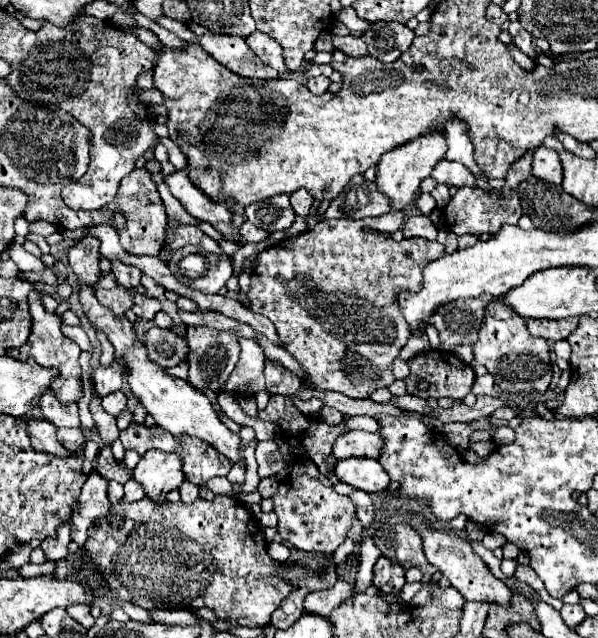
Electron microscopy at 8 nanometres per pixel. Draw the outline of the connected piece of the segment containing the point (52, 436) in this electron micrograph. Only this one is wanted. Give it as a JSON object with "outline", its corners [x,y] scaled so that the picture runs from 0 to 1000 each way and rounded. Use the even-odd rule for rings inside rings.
{"outline":[[[50,658],[47,661],[47,677],[50,677],[50,690],[54,690],[54,702],[64,708],[80,708],[90,712],[97,718],[117,718],[117,715],[130,715],[127,708],[114,705],[104,699],[104,693],[94,687],[94,668],[87,661],[77,658]]]}

